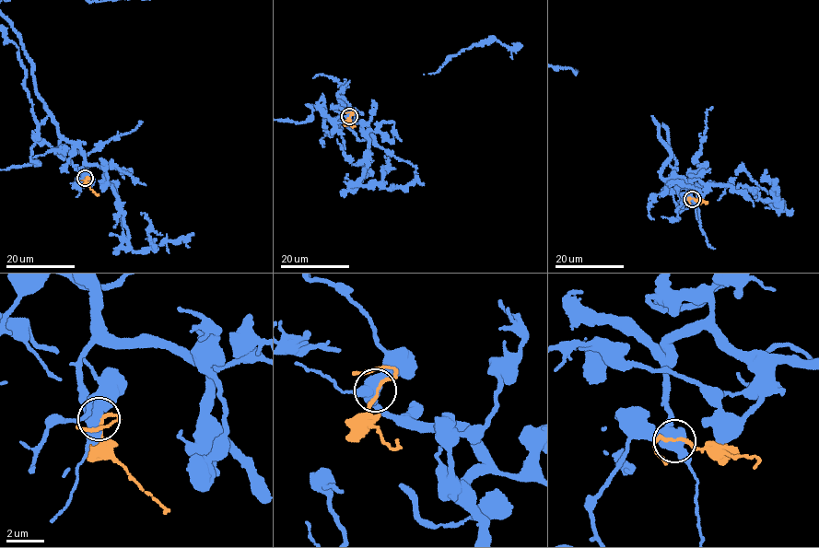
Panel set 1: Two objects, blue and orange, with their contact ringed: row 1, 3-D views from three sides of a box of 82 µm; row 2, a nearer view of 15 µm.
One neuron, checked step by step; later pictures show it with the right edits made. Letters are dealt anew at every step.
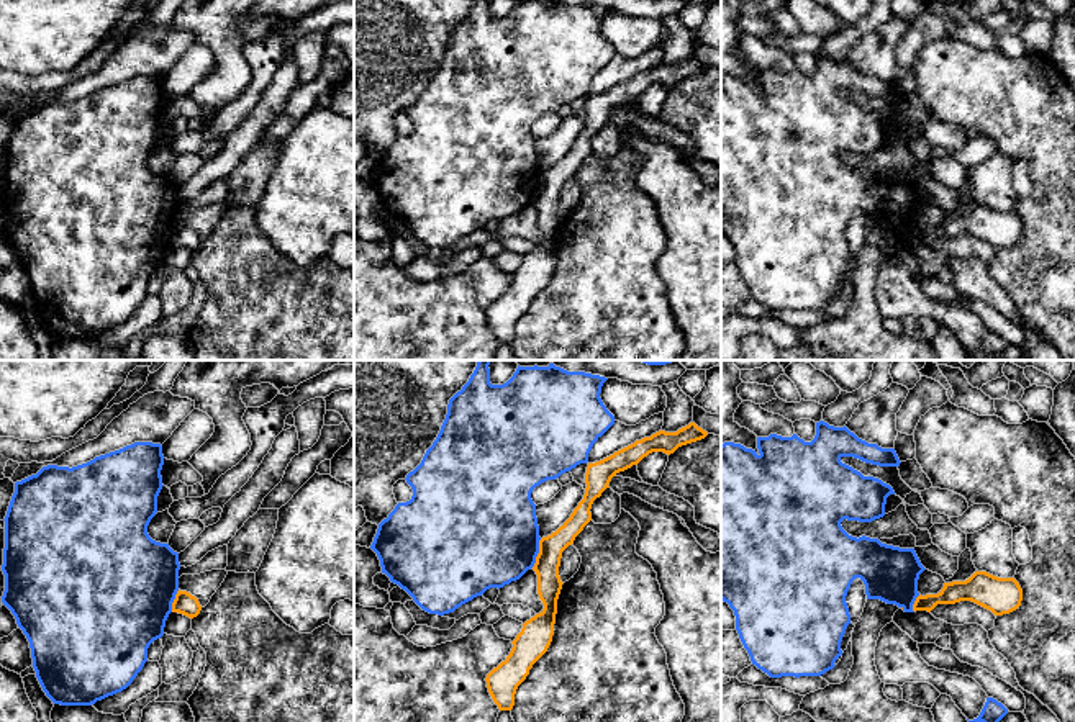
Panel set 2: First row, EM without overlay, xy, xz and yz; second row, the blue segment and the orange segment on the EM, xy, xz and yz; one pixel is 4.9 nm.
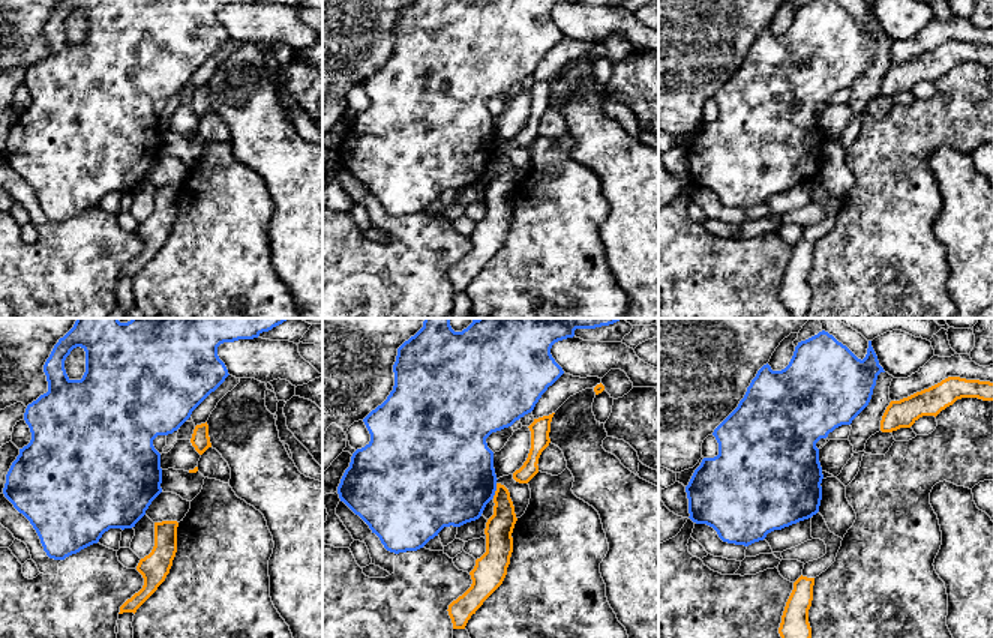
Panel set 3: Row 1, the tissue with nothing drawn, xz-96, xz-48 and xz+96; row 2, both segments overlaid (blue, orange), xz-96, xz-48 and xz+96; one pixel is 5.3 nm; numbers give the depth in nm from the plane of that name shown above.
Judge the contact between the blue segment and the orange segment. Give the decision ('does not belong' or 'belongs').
does not belong

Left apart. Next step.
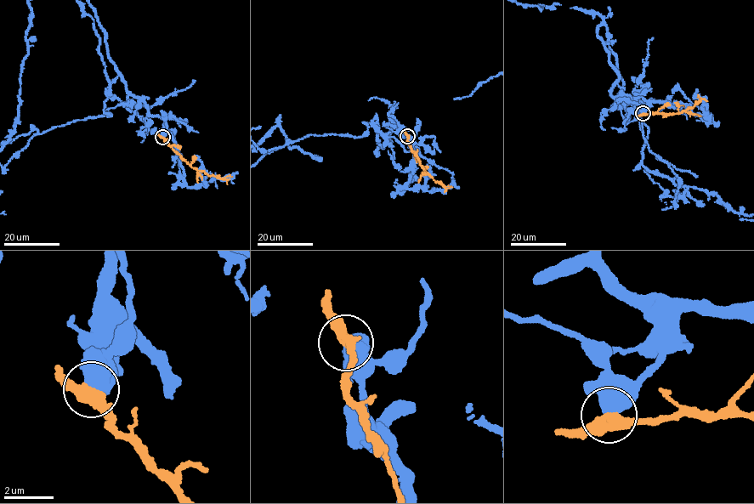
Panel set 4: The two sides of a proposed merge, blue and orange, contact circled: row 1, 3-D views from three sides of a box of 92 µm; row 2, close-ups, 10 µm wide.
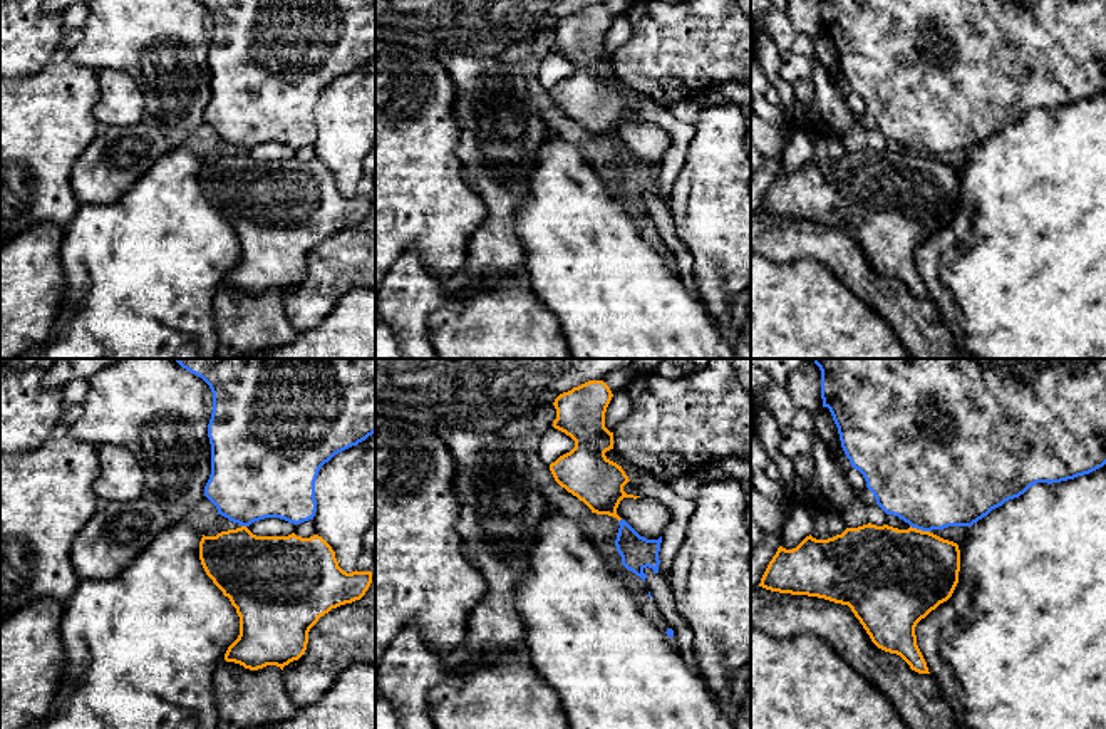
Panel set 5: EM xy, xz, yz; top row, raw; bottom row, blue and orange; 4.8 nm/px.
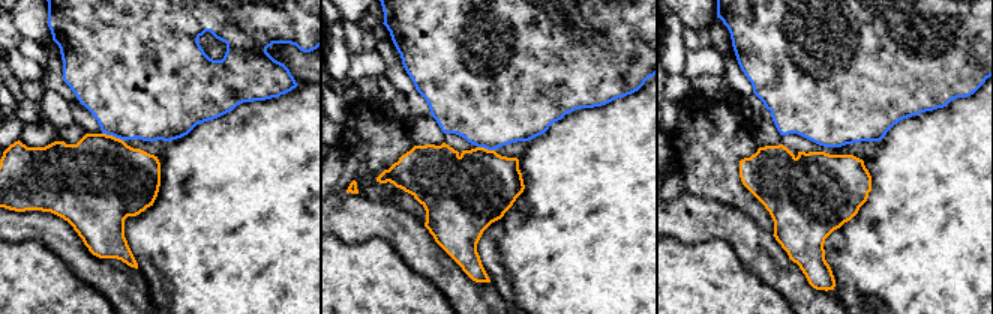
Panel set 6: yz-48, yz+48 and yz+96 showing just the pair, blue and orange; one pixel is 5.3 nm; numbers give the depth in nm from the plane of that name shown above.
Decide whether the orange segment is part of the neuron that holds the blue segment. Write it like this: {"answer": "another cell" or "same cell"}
{"answer": "another cell"}

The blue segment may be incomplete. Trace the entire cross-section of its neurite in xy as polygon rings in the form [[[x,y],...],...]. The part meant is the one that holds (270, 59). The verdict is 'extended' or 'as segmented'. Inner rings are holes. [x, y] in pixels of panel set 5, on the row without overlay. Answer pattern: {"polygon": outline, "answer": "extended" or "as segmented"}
{"polygon": [[[198,0],[213,17],[213,37],[208,49],[211,69],[211,99],[204,121],[216,131],[218,139],[241,151],[265,142],[280,142],[293,149],[313,144],[317,136],[315,106],[320,92],[335,79],[357,70],[375,57],[375,0]]], "answer": "as segmented"}

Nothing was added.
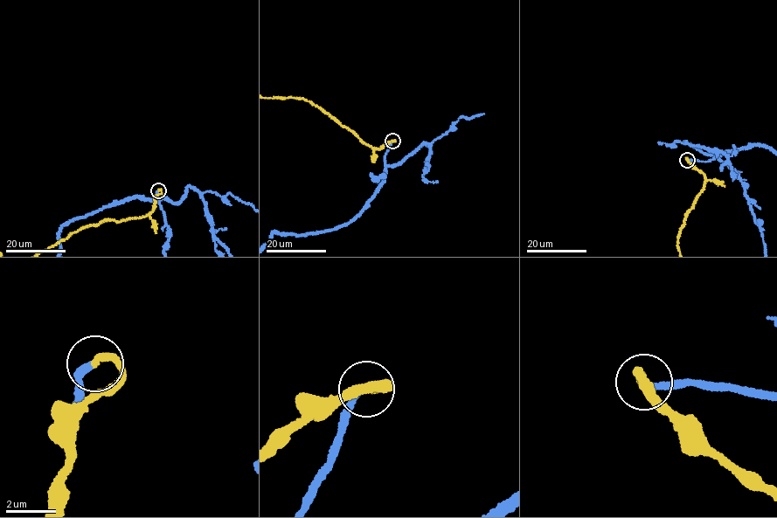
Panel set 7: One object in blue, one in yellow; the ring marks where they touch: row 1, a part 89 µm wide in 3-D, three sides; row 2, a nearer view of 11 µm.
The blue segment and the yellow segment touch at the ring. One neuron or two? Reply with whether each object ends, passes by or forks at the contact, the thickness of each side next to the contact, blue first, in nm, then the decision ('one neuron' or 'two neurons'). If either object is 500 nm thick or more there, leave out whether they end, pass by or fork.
blue ends; yellow ends; calibres 280 and 340 nm; one neuron

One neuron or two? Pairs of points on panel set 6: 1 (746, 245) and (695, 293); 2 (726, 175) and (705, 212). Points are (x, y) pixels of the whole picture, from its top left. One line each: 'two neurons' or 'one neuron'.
1: two neurons
2: two neurons

